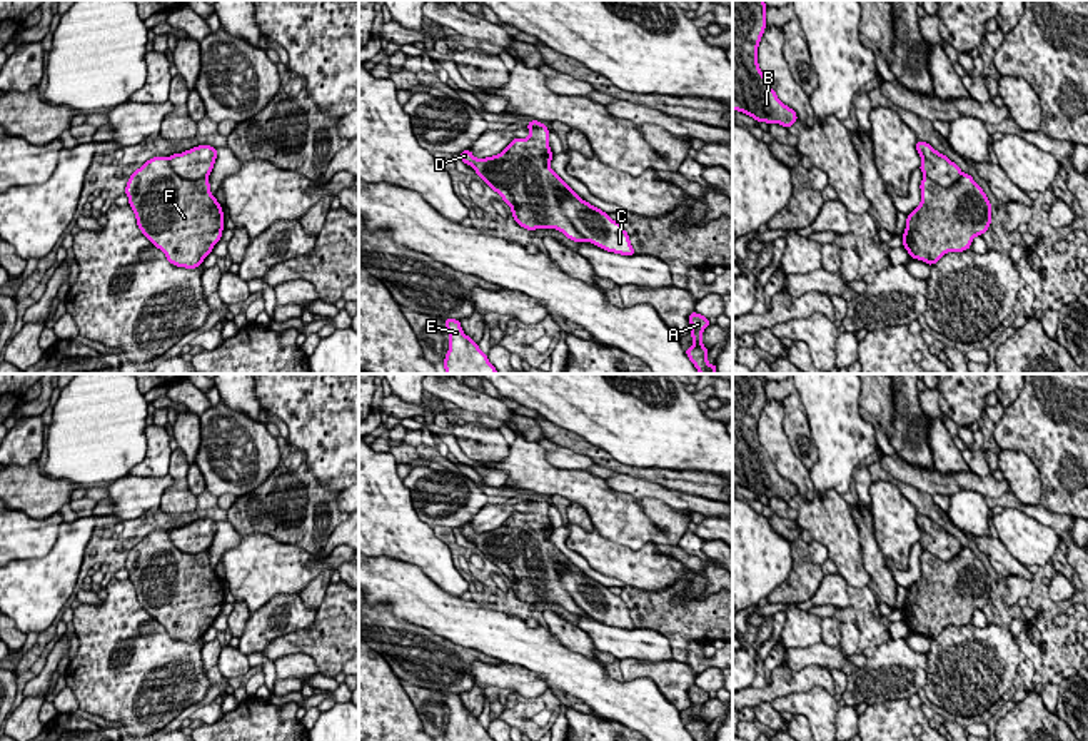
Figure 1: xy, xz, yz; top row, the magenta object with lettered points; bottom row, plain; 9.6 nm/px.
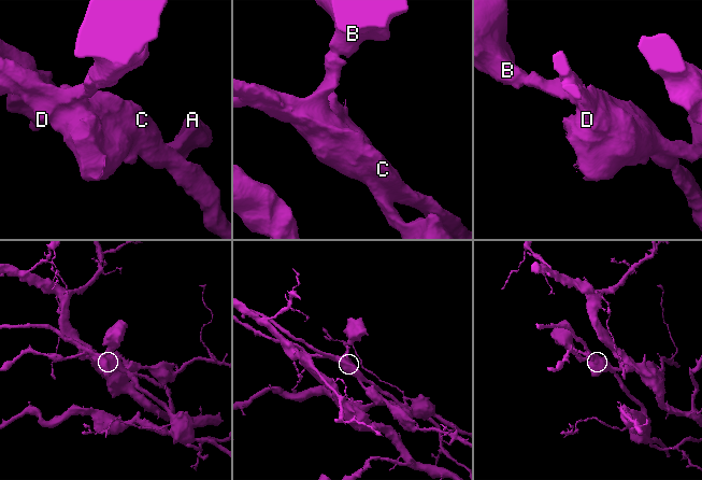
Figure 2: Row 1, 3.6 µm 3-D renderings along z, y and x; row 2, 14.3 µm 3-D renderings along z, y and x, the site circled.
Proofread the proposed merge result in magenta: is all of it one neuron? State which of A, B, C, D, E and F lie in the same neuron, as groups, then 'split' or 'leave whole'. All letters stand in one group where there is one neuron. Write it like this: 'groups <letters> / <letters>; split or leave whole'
groups A B C D E F; leave whole

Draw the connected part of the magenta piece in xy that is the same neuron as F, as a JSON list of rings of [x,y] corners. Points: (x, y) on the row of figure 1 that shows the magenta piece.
[[[199,145],[170,157],[152,157],[137,169],[127,182],[125,195],[142,234],[160,249],[167,260],[177,267],[195,269],[222,239],[222,205],[210,194],[210,175],[217,159],[217,149]]]

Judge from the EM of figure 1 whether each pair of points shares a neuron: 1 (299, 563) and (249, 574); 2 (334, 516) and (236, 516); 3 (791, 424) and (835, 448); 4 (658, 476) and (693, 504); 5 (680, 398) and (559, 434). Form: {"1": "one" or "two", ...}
{"1": "one", "2": "one", "3": "two", "4": "two", "5": "two"}

